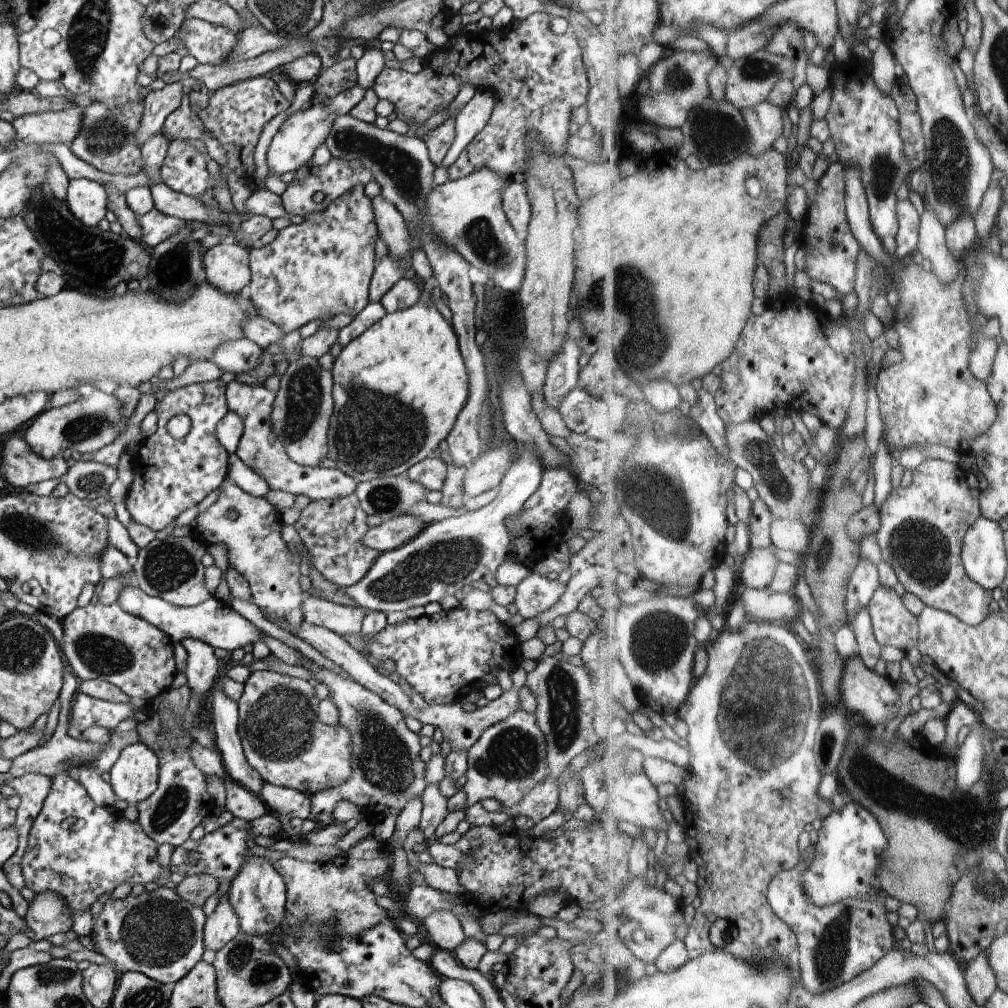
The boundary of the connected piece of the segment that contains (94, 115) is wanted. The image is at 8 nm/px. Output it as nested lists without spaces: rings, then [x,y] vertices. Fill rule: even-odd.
[[[136,101],[109,107],[104,103],[92,103],[82,108],[82,120],[78,132],[68,144],[72,154],[109,173],[133,175],[142,170],[145,160],[137,139],[137,132],[143,119],[145,103]]]

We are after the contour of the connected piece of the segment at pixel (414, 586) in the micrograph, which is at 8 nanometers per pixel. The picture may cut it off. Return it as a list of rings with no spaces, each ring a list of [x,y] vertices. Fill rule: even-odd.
[[[518,442],[517,458],[504,475],[499,494],[494,501],[477,511],[429,523],[412,540],[398,548],[381,553],[362,580],[349,587],[341,587],[341,591],[366,612],[390,613],[393,610],[406,610],[410,606],[425,606],[432,601],[439,602],[446,592],[454,595],[454,592],[458,592],[460,588],[470,589],[469,584],[474,582],[486,582],[488,586],[493,587],[496,584],[494,573],[504,561],[509,559],[511,552],[510,535],[504,525],[504,518],[518,517],[524,512],[525,502],[541,488],[544,472],[546,470],[535,449]]]

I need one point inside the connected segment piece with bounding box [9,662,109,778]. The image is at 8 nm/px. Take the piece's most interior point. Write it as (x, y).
(61, 752)

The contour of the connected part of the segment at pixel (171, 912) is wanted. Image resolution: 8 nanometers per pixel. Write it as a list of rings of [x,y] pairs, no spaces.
[[[160,886],[154,892],[144,891],[140,896],[134,897],[128,895],[126,898],[117,899],[112,902],[112,904],[106,903],[103,907],[104,908],[102,912],[100,912],[98,919],[96,922],[93,922],[93,930],[90,937],[96,940],[98,944],[94,944],[94,946],[99,946],[100,950],[102,950],[100,954],[104,955],[109,960],[110,965],[112,965],[120,974],[123,974],[126,971],[138,971],[162,984],[177,983],[183,976],[186,976],[186,974],[188,974],[198,962],[202,961],[202,954],[204,954],[204,950],[207,949],[203,939],[203,928],[205,927],[207,917],[204,915],[202,908],[191,905],[189,902],[182,900],[175,890]]]

